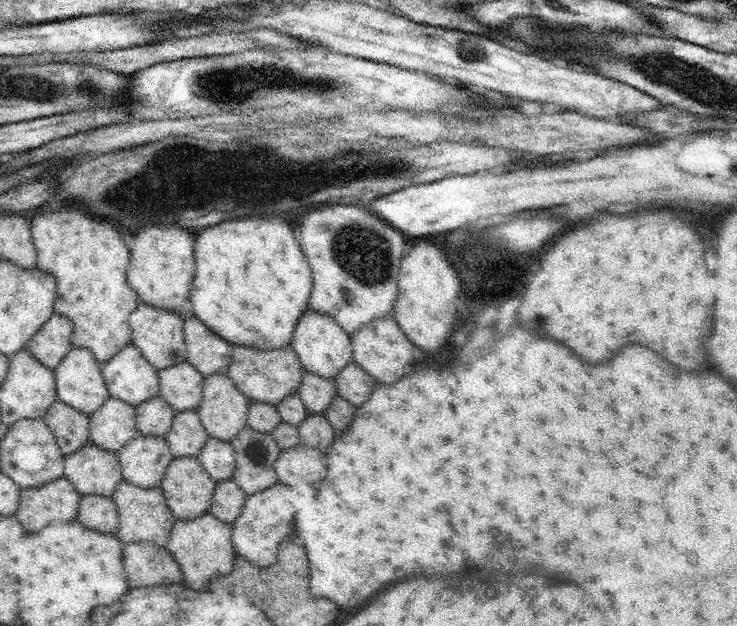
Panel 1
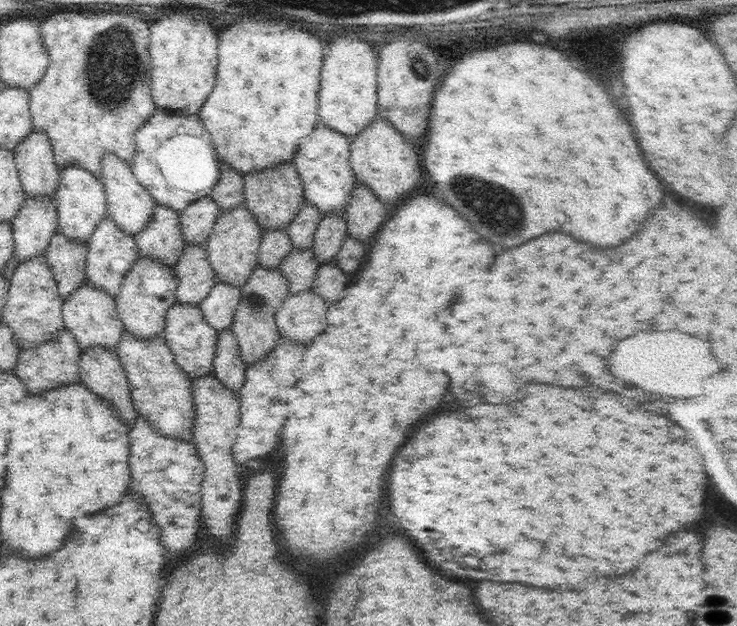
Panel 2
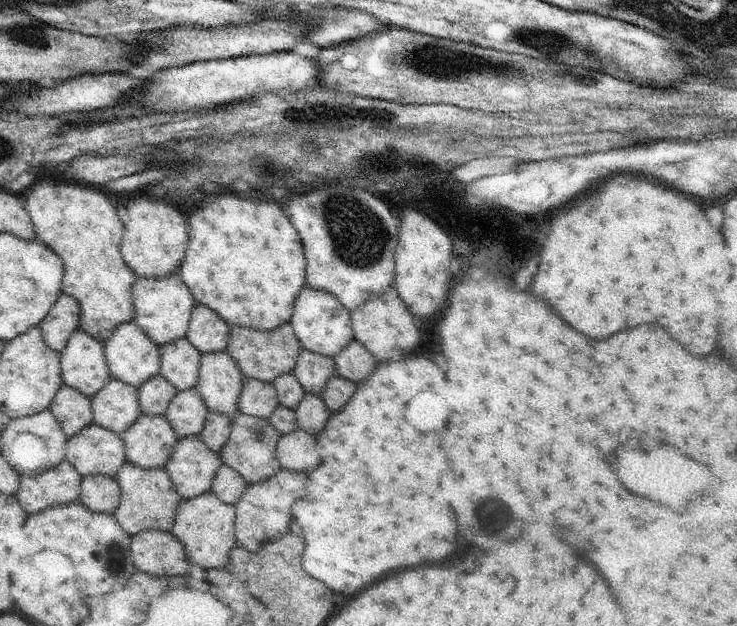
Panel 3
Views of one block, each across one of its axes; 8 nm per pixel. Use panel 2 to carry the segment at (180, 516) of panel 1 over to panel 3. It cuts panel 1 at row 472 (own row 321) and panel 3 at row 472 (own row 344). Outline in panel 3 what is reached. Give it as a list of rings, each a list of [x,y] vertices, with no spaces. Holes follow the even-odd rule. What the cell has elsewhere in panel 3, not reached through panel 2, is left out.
[[[198,434],[198,436],[179,438],[165,467],[179,497],[182,501],[187,501],[210,491],[214,477],[222,465],[221,453],[212,450]]]

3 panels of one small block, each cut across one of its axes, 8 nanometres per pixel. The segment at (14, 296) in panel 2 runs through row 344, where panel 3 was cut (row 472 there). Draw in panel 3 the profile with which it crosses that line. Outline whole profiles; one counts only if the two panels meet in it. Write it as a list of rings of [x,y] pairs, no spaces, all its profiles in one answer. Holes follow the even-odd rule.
[[[48,408],[32,416],[10,419],[6,429],[1,432],[1,453],[20,476],[37,475],[54,468],[65,459],[68,439],[54,413]]]

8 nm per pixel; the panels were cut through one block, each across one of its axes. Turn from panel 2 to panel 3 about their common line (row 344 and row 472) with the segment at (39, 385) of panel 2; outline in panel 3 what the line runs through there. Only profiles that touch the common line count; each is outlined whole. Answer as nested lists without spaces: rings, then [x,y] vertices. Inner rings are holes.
[[[66,458],[50,470],[19,478],[18,500],[32,514],[54,504],[78,501],[83,476]]]

